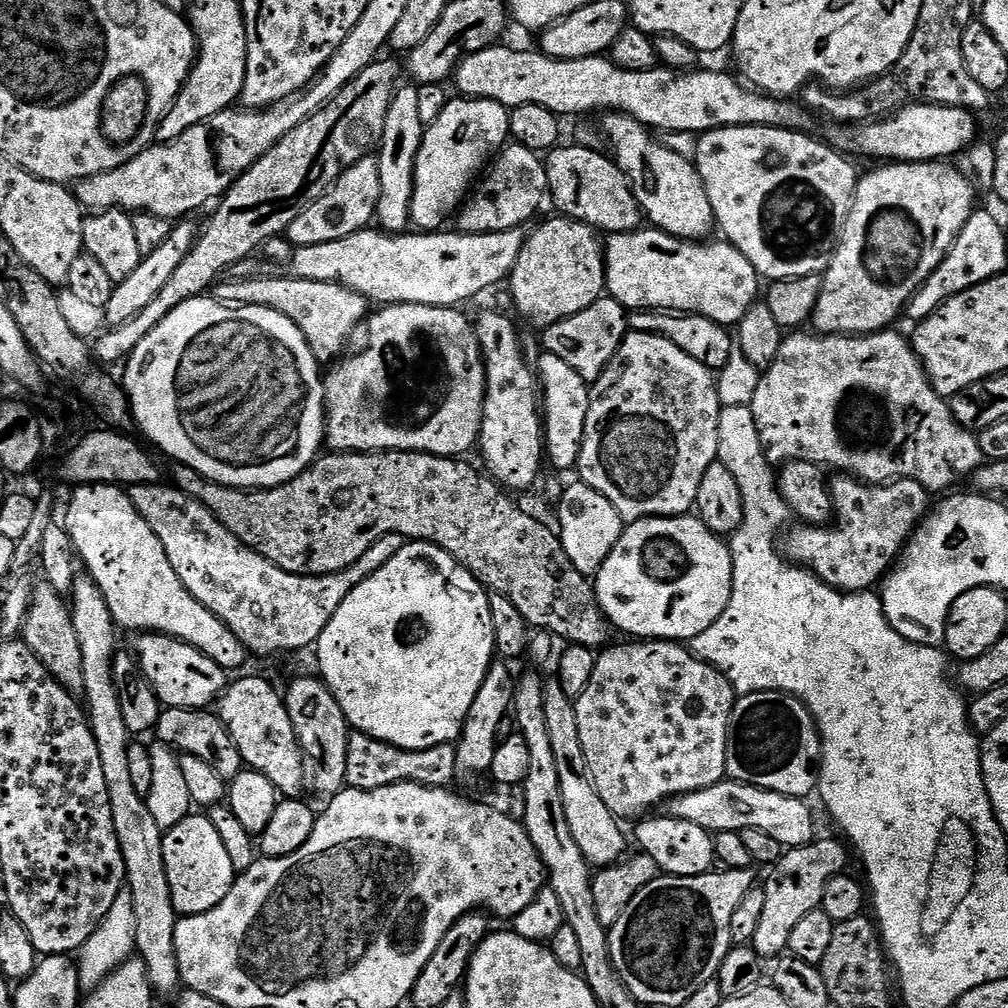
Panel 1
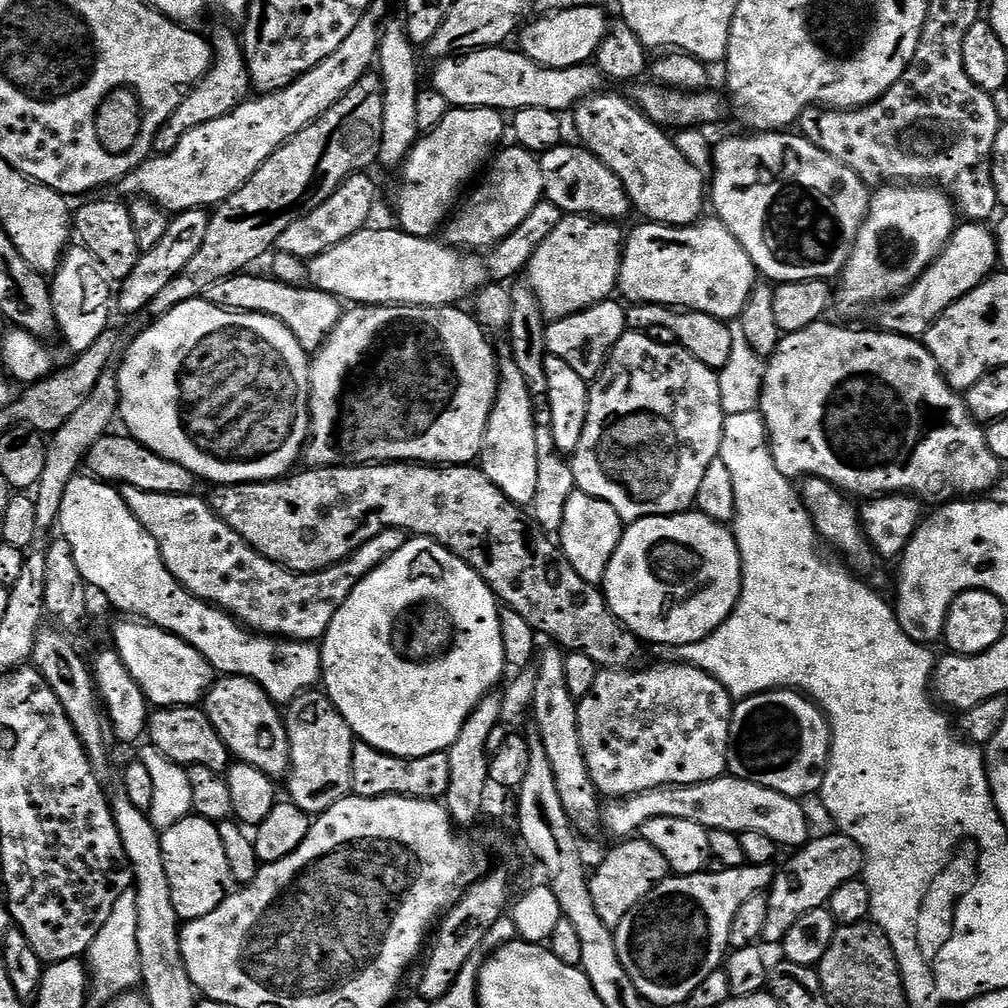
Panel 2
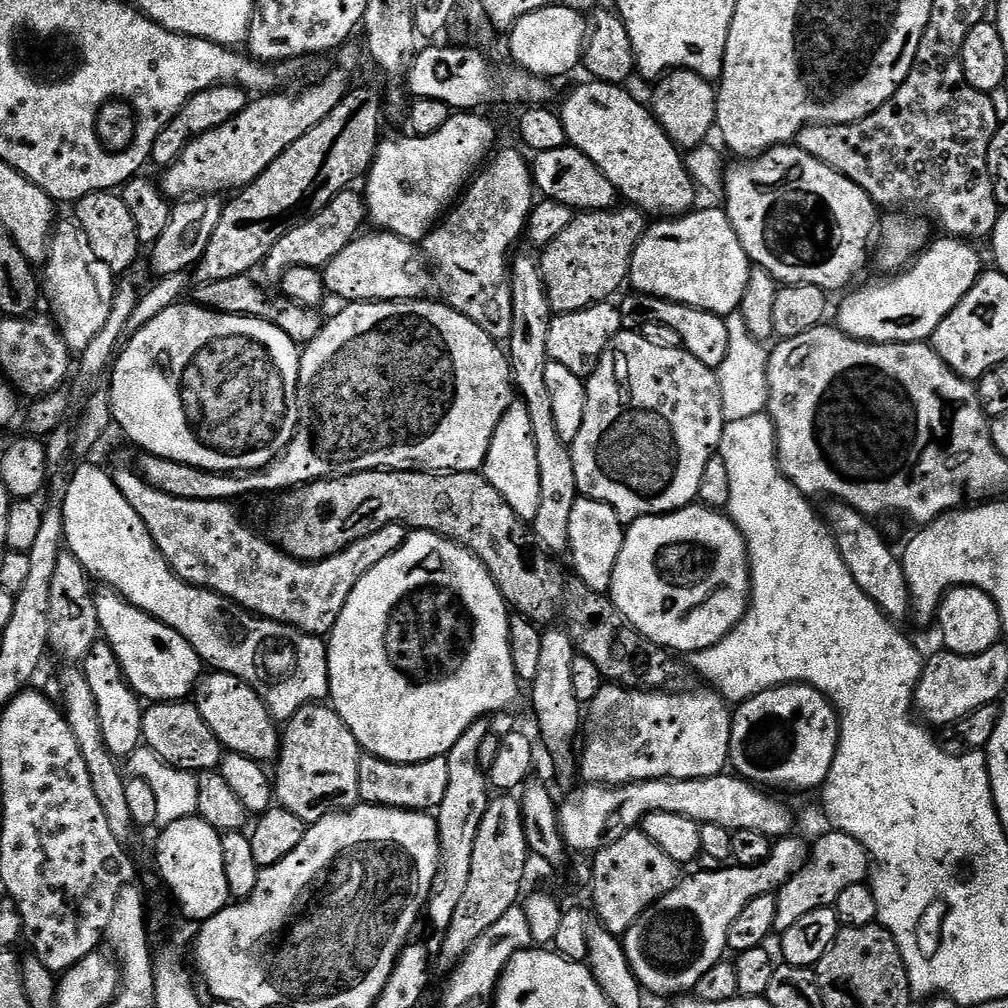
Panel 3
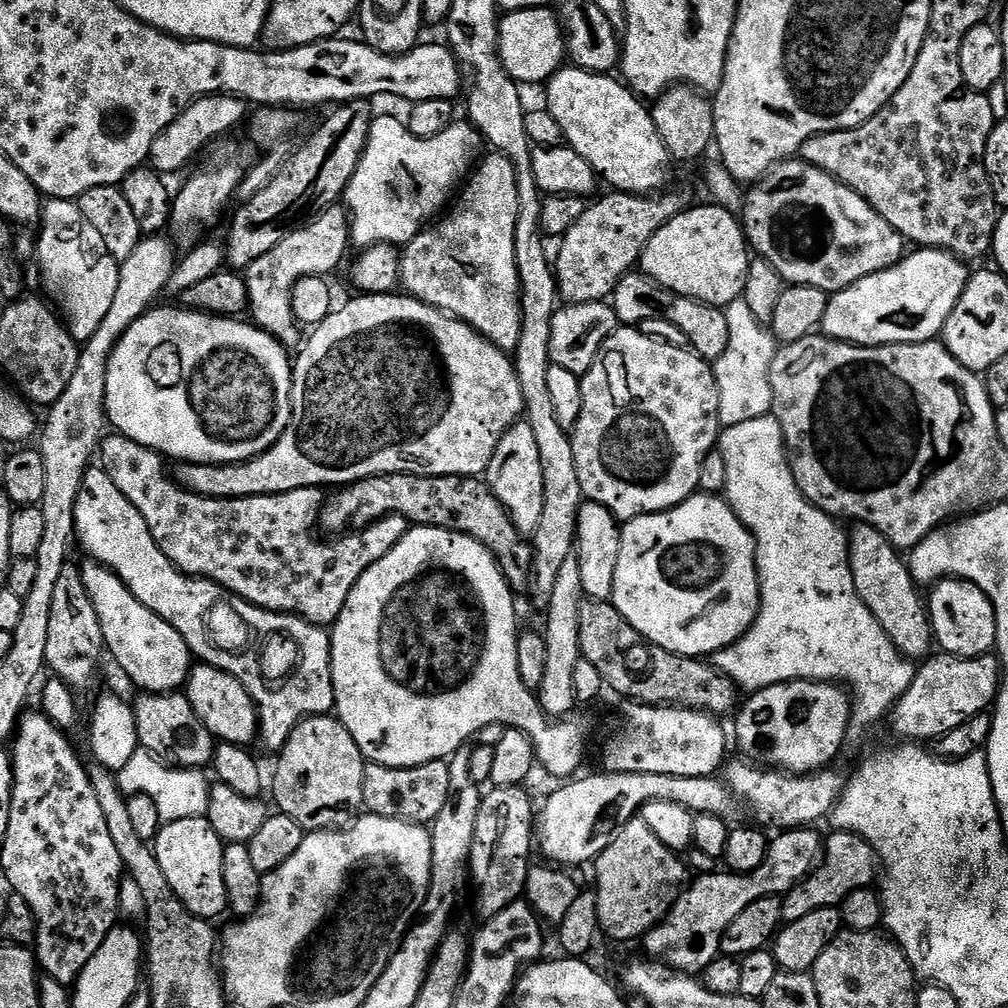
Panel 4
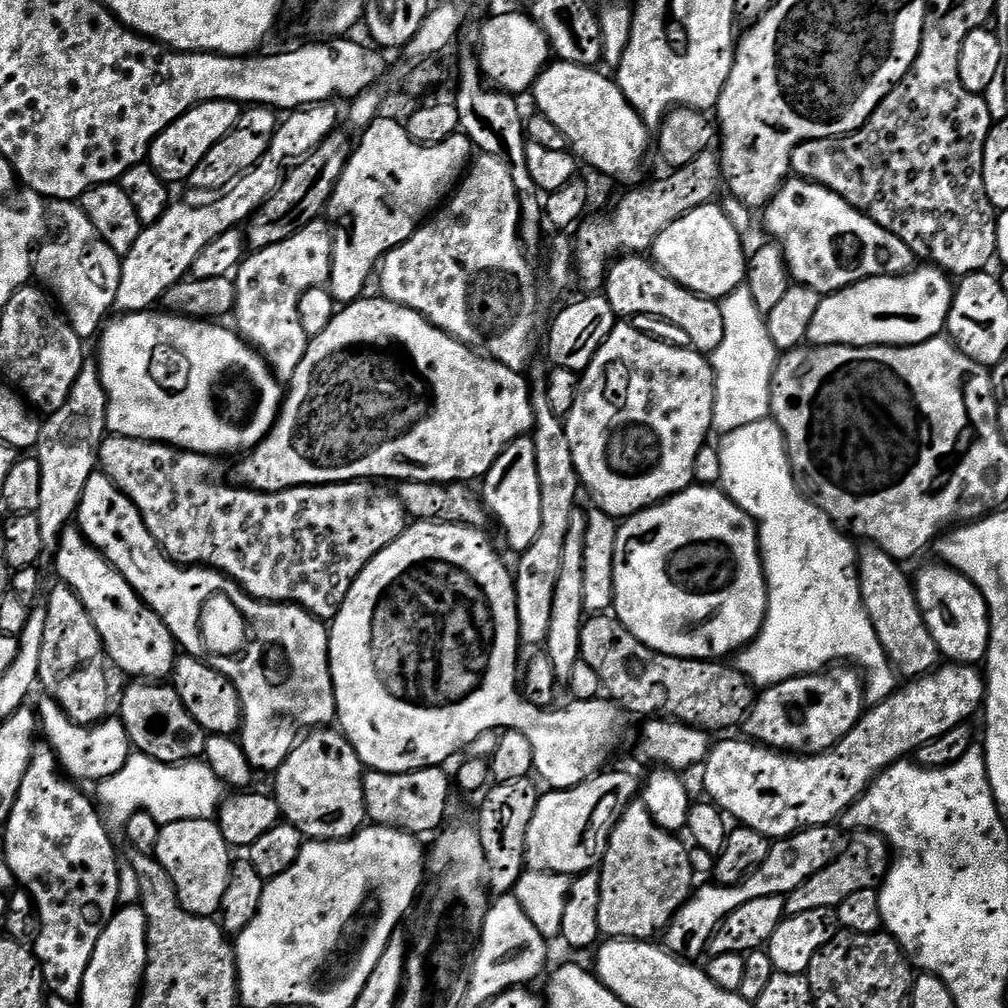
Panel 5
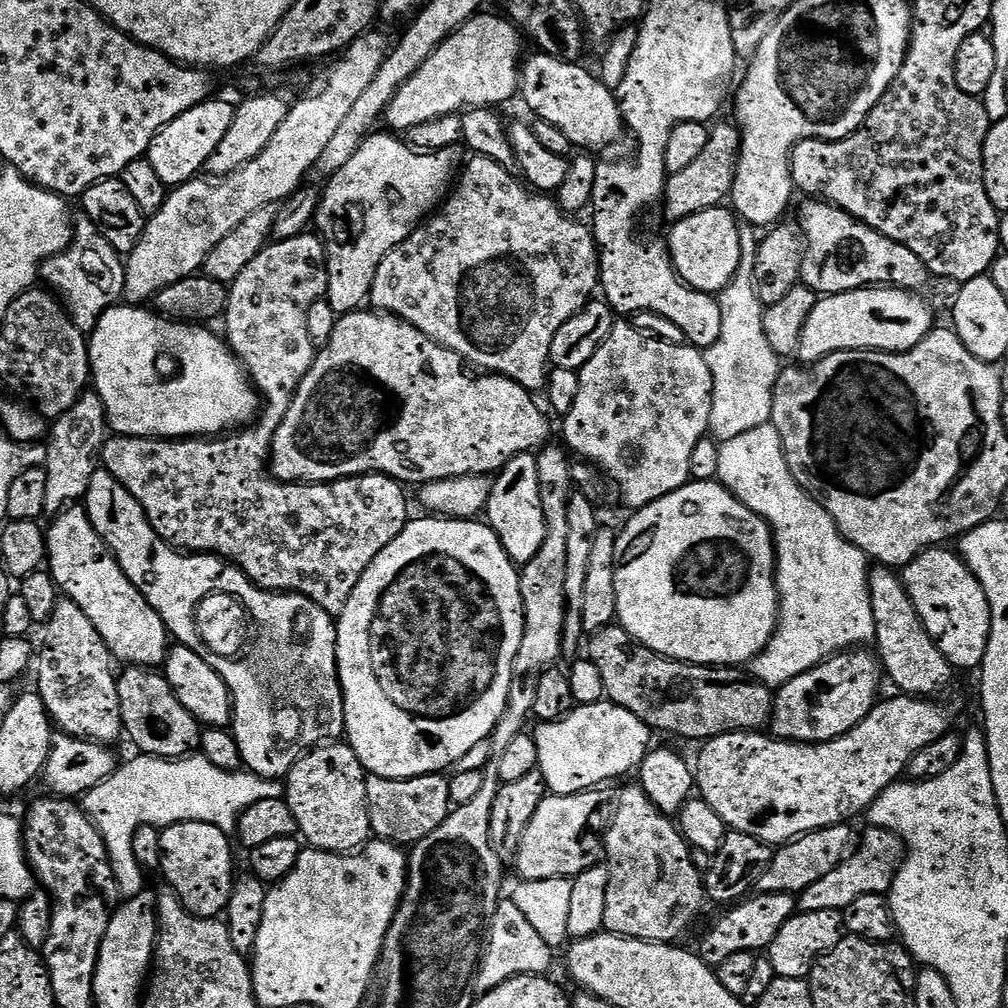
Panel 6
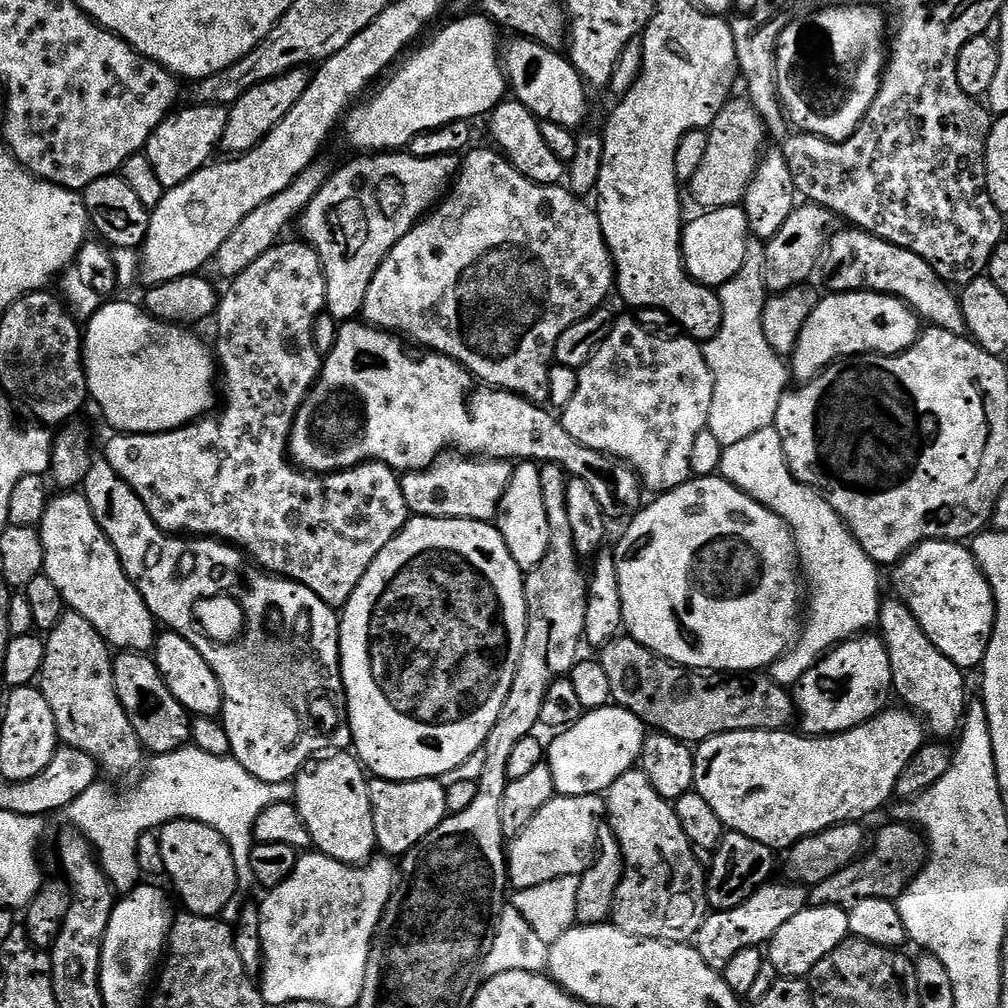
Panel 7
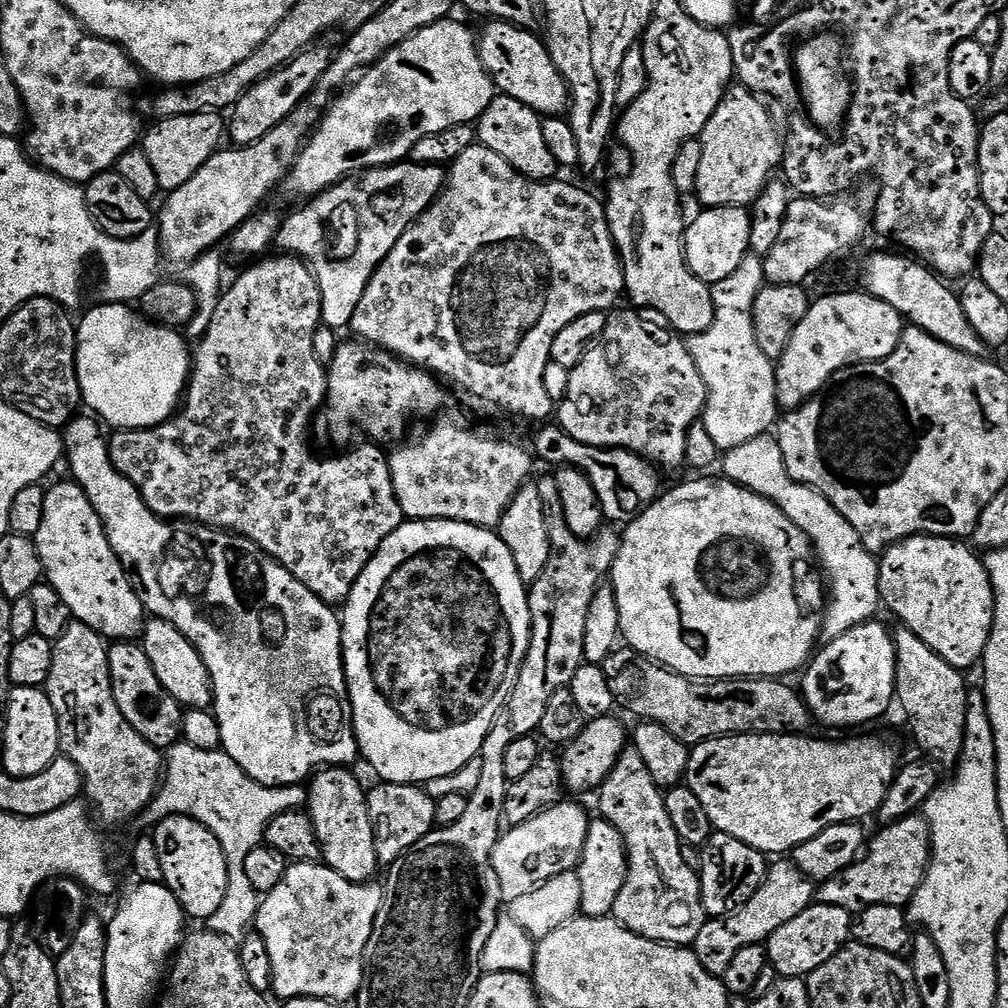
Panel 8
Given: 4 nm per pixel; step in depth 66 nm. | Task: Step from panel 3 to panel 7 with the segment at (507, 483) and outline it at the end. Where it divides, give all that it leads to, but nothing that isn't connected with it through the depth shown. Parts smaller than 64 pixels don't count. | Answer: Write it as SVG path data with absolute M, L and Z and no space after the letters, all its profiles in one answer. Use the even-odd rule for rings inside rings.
M520 462L513 467L510 482L496 507L494 523L506 542L506 550L510 550L510 558L518 562L521 572L526 574L542 562L546 546L550 546L550 518L546 518L539 463Z

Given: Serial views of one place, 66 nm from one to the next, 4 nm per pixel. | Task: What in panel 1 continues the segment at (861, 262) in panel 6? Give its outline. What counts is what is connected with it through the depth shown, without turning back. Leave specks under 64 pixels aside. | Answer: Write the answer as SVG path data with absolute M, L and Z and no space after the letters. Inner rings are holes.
M764 126L715 128L703 133L697 142L694 163L706 186L715 223L719 231L724 231L723 239L734 245L768 282L824 273L830 259L828 208L844 214L856 199L858 171L853 161L823 139L815 140L808 134L804 130Z

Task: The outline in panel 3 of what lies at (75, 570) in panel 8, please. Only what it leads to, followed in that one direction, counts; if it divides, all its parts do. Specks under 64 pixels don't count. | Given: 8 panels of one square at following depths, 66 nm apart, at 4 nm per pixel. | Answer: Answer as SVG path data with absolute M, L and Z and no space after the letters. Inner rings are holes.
M101 587L95 597L100 631L116 655L128 687L148 702L187 701L202 679L202 661L194 646L170 626L124 600L113 588Z

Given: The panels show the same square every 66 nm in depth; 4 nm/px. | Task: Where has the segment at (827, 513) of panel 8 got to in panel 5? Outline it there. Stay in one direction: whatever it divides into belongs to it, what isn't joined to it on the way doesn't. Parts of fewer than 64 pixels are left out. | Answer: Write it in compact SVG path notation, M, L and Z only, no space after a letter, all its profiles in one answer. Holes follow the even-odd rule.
M775 420L750 422L750 426L723 433L719 439L722 462L719 487L756 524L760 533L760 557L764 559L764 577L768 583L768 613L762 630L747 648L740 649L734 667L753 686L763 690L799 676L814 676L837 662L847 662L862 673L867 703L882 703L896 691L898 673L888 661L886 650L882 650L882 642L878 642L878 634L874 634L874 626L864 609L857 545L852 545L855 543L837 528L836 523L800 491L792 473L784 435Z

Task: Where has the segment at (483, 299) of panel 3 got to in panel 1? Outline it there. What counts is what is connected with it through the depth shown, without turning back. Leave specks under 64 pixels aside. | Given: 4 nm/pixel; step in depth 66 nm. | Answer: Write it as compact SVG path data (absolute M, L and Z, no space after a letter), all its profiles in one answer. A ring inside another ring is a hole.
M515 142L509 143L487 169L483 177L485 180L479 181L480 189L478 184L475 191L467 197L463 207L459 209L459 231L501 232L527 225L529 223L527 220L539 210L540 203L549 195L544 165L545 161L526 146Z

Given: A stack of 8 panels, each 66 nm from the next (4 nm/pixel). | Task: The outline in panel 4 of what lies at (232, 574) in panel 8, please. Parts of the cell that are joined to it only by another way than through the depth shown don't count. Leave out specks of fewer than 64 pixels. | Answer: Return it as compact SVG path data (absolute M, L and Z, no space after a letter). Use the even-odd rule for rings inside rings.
M99 466L89 467L82 478L82 490L78 490L78 502L74 506L76 523L75 539L89 552L97 564L116 574L116 577L131 590L134 598L142 602L154 614L158 614L188 644L197 661L230 673L246 686L250 698L260 713L259 743L272 754L279 754L286 746L290 734L307 716L323 716L336 706L334 682L332 681L332 642L329 633L319 624L306 622L301 616L289 616L287 612L271 612L253 604L247 604L241 596L234 595L213 580L201 580L198 576L187 576L180 572L162 554L154 542L142 514L110 482L110 478Z

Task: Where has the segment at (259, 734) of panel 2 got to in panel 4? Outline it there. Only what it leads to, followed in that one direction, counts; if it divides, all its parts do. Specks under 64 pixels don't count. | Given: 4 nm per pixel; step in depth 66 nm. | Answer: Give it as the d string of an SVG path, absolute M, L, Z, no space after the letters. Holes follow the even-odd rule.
M203 662L197 663L188 674L186 695L190 706L194 706L194 714L202 718L206 730L215 736L217 741L241 746L255 745L260 730L260 713L250 698L246 686L230 673L218 670Z

